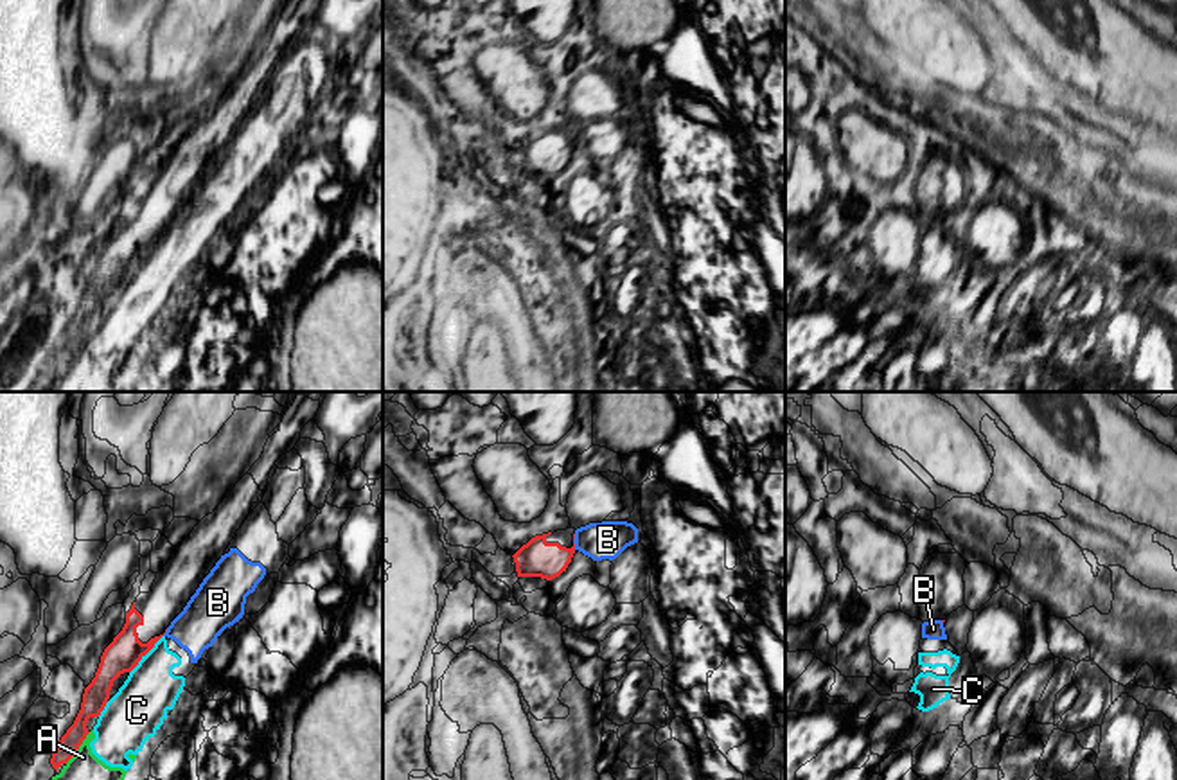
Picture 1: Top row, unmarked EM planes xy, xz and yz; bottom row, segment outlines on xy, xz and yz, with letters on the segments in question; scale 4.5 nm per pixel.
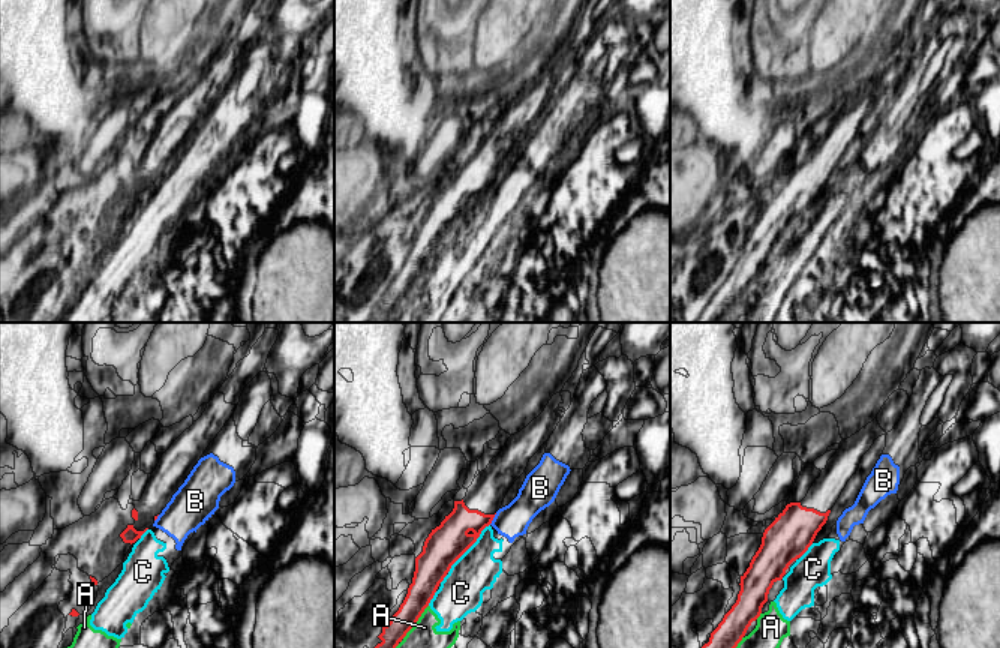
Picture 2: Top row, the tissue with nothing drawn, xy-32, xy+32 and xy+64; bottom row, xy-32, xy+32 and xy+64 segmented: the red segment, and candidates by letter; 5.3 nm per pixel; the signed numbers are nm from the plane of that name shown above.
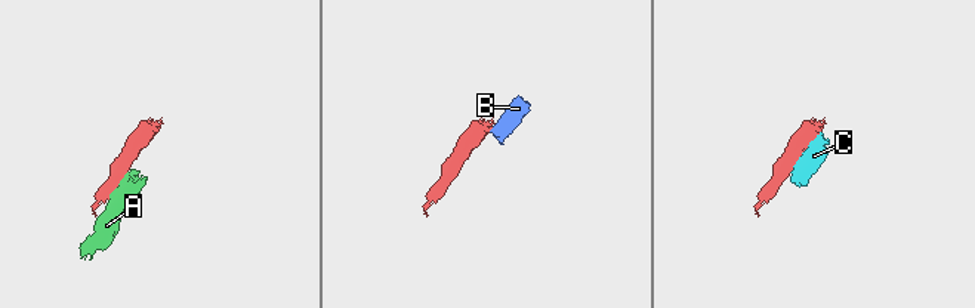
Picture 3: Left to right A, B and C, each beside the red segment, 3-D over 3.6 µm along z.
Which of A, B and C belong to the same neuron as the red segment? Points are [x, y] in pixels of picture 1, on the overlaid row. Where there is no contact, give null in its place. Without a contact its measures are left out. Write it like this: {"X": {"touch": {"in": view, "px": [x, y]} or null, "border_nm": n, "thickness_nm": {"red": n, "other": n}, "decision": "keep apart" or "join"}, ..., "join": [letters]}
{"A": {"touch": {"in": "xy", "px": [78, 748]}, "border_nm": 180, "thickness_nm": {"red": 120, "other": 130}, "decision": "keep apart"}, "B": {"touch": {"in": "xz", "px": [574, 543]}, "border_nm": 70, "thickness_nm": {"red": 160, "other": 170}, "decision": "keep apart"}, "C": {"touch": {"in": "xy", "px": [146, 653]}, "border_nm": 220, "thickness_nm": {"red": 160, "other": 240}, "decision": "keep apart"}, "join": []}

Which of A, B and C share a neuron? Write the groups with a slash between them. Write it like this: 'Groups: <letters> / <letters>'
Groups: A B C

